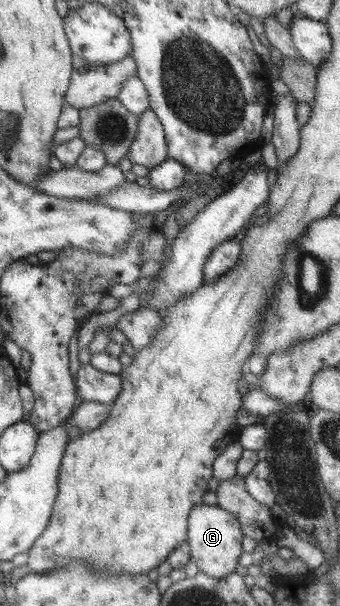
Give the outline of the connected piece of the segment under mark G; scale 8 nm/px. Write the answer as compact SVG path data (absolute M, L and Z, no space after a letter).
M201 503L191 507L187 520L187 539L190 556L195 560L198 572L205 573L207 576L225 576L235 571L239 554L241 554L241 539L239 522L234 516L224 508L215 505Z

